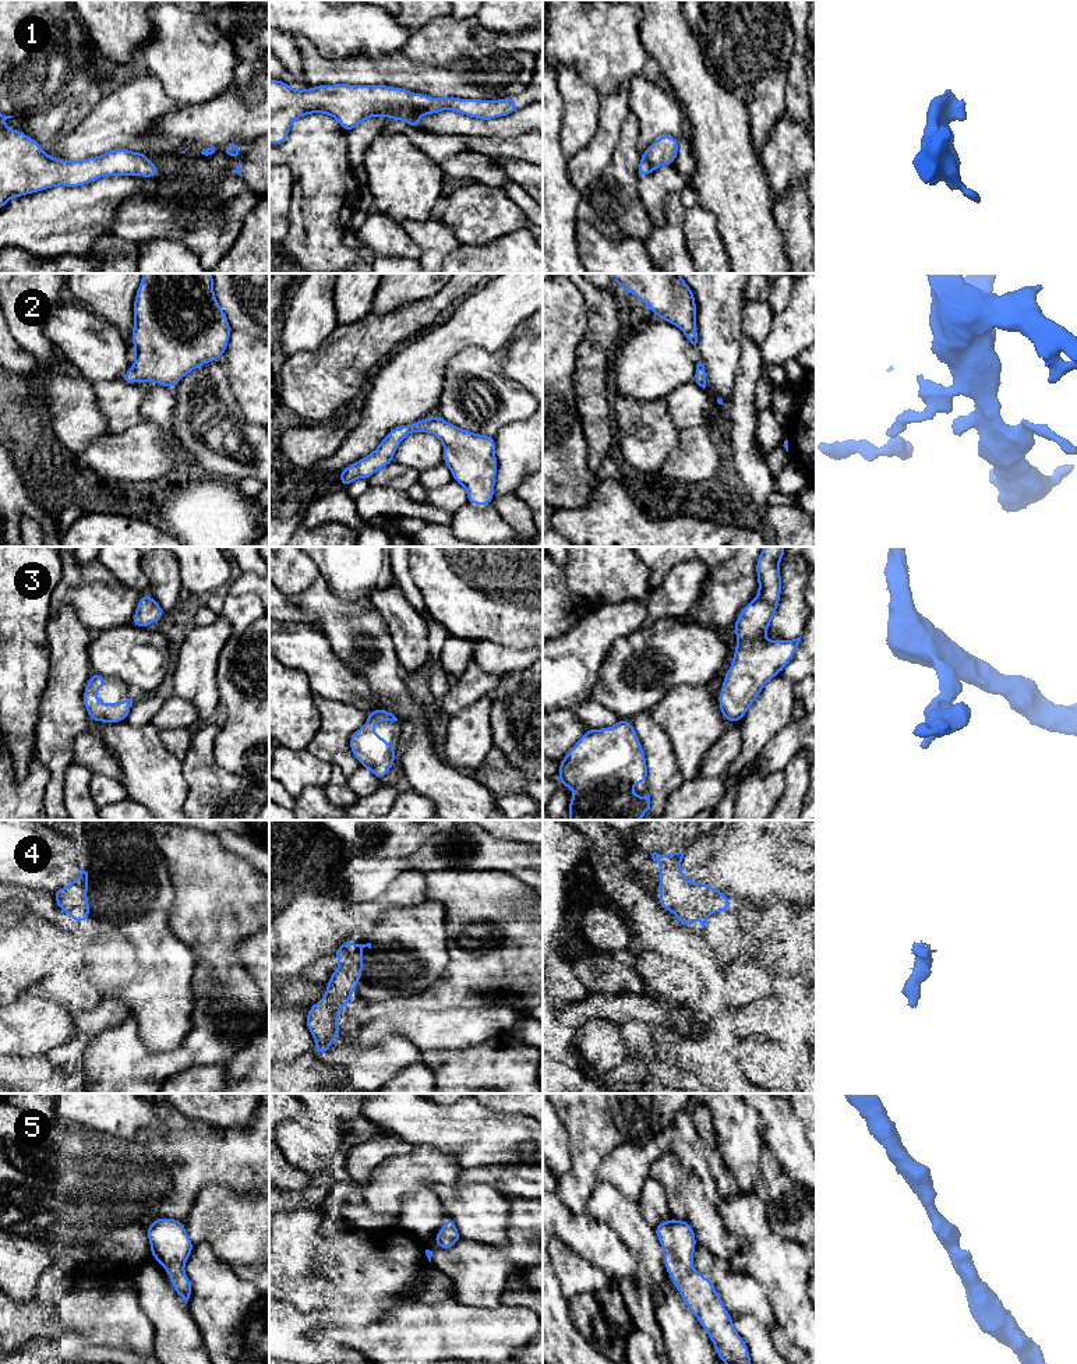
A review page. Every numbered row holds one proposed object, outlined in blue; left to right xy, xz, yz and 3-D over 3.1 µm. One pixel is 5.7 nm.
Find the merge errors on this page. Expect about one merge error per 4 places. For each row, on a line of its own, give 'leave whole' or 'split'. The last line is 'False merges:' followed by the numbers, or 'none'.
1: leave whole
2: leave whole
3: leave whole
4: leave whole
5: leave whole
False merges: none

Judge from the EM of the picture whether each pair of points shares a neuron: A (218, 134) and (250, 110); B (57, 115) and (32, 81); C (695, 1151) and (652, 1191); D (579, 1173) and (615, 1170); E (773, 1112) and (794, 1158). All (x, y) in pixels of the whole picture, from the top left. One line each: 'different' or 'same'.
A: same
B: different
C: different
D: different
E: same

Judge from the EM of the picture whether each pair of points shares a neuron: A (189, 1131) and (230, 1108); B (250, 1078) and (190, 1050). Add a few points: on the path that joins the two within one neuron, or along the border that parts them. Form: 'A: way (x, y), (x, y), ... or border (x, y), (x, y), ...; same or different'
A: border (175, 1109), (191, 1120), (219, 1128), (237, 1127); different
B: border (247, 1043), (222, 1066); different

